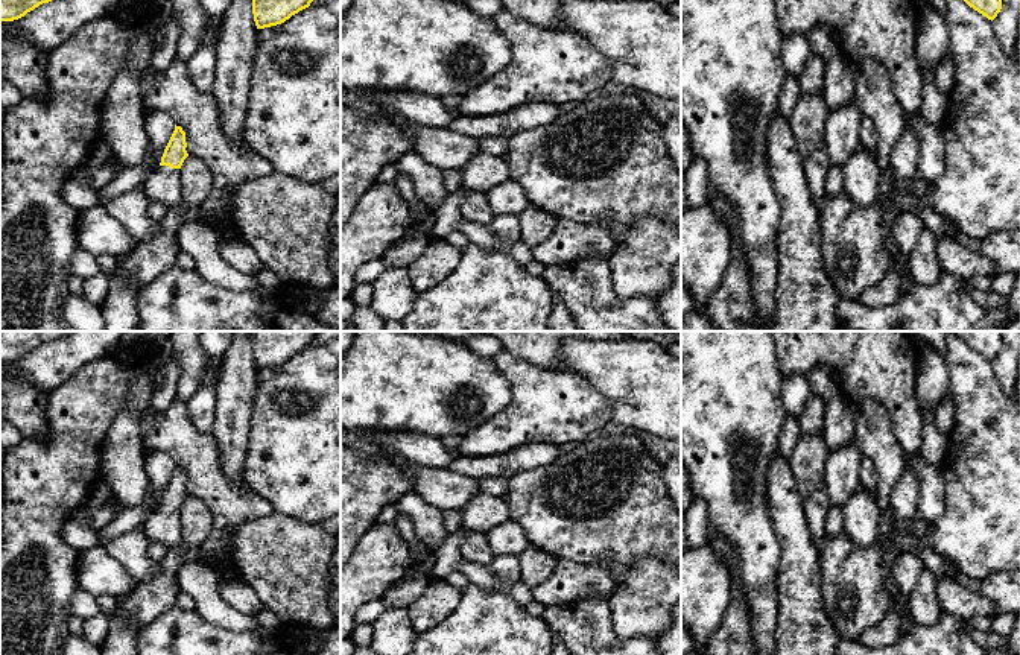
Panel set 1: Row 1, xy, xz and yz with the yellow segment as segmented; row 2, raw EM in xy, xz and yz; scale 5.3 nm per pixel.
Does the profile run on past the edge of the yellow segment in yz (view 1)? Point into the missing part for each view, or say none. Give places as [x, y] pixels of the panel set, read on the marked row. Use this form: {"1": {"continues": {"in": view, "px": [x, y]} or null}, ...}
{"1": {"continues": null}}

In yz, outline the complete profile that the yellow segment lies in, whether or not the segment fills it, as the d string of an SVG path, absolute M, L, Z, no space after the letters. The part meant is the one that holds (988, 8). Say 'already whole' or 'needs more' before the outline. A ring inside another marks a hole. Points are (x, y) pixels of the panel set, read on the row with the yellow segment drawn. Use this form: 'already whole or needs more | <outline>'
already whole | M964 0L964 2L991 21L997 17L997 14L1002 9L1002 0Z

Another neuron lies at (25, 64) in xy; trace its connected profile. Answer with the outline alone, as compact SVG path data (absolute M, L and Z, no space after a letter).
M8 21L0 23L0 65L23 97L40 99L46 94L47 53L18 36Z

